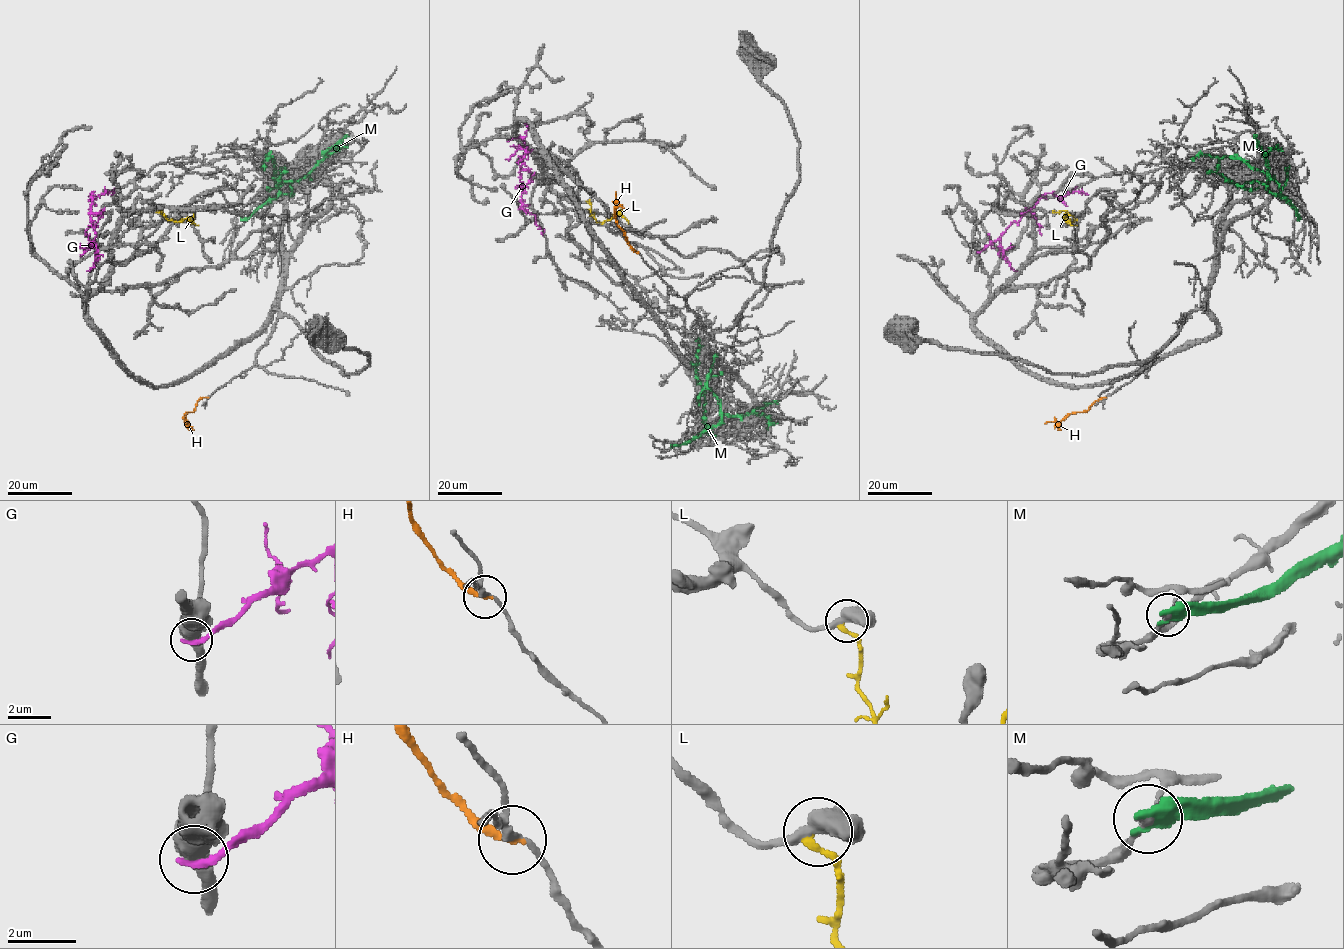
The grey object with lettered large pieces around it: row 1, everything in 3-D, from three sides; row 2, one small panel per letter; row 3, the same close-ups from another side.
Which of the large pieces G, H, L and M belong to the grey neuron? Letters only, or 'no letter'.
H

